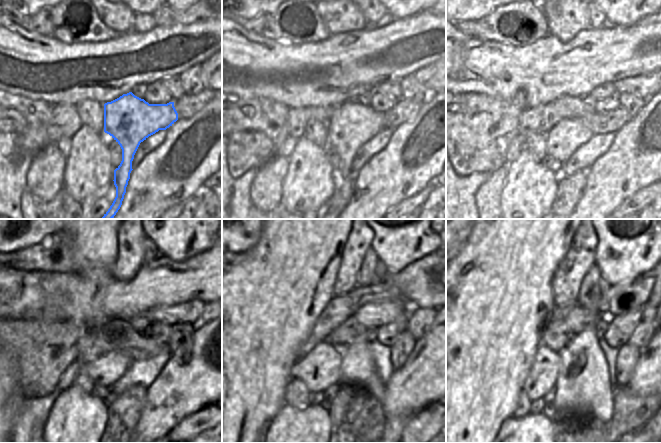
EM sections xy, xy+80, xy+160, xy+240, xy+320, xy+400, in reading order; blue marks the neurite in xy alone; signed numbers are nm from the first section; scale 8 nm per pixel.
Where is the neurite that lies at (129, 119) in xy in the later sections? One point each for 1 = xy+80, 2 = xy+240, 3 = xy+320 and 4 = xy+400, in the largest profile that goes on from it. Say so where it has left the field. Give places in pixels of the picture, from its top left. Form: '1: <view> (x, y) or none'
1: xy+80 (352, 124)
2: xy+240 (110, 367)
3: xy+320 (319, 369)
4: xy+400 (542, 375)

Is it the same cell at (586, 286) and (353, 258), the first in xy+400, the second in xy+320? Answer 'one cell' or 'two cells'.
two cells

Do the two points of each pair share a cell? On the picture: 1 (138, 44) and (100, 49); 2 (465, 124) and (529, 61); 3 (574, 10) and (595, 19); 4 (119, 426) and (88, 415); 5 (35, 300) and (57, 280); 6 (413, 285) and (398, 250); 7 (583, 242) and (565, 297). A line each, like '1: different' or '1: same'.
1: same
2: different
3: different
4: different
5: different
6: different
7: same

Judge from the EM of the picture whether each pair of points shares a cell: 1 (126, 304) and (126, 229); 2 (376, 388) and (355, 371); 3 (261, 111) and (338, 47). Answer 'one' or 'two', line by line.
1: two
2: one
3: two

